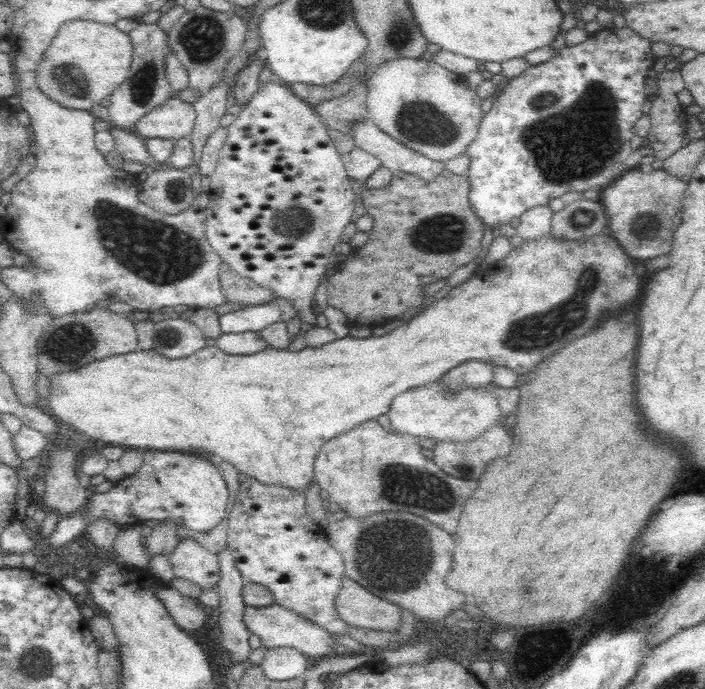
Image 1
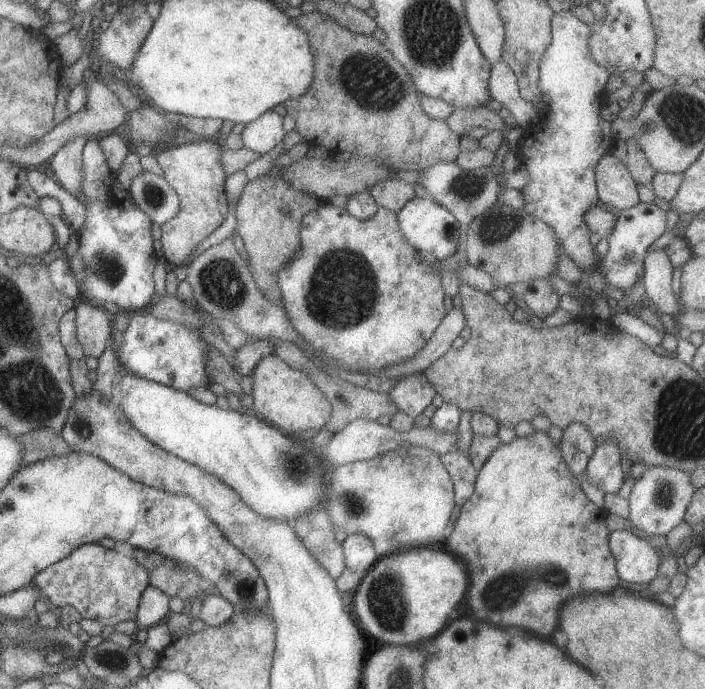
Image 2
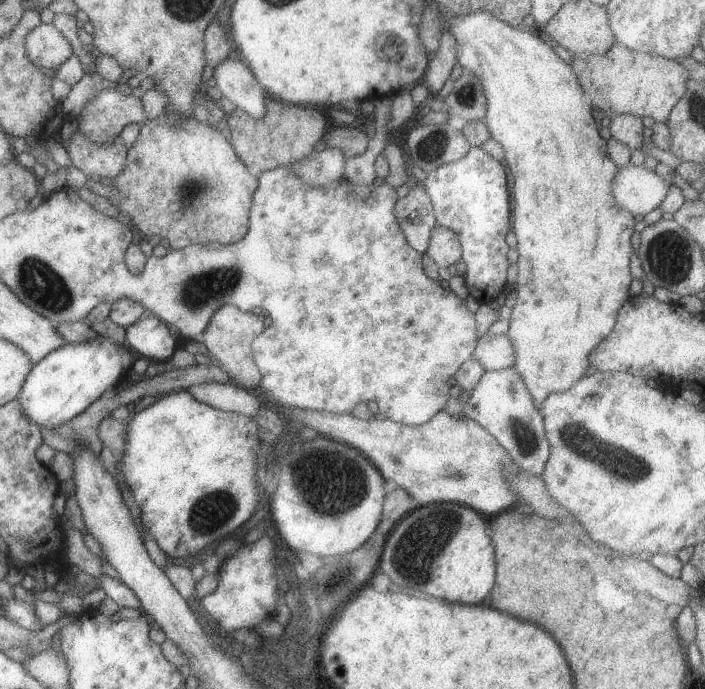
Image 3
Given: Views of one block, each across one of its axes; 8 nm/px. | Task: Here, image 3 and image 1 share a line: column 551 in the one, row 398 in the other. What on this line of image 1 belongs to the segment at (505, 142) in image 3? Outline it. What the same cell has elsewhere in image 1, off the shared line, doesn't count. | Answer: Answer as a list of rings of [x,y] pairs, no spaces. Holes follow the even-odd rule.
[[[602,232],[602,234],[598,234],[594,238],[588,238],[588,240],[558,240],[552,234],[546,234],[538,240],[524,242],[520,248],[514,248],[504,260],[500,260],[496,264],[490,264],[486,272],[482,272],[478,276],[472,276],[472,280],[466,280],[464,284],[454,288],[446,298],[442,298],[436,304],[432,304],[430,308],[426,308],[420,316],[408,320],[406,326],[402,326],[402,328],[396,326],[386,336],[340,338],[340,340],[334,340],[330,344],[322,344],[318,348],[304,348],[300,352],[264,348],[256,354],[238,354],[238,356],[234,356],[234,354],[226,354],[218,346],[206,346],[204,350],[198,350],[196,354],[192,354],[188,358],[176,358],[176,360],[170,360],[170,358],[162,356],[154,348],[152,350],[136,350],[136,352],[130,352],[130,354],[118,354],[118,356],[112,356],[112,358],[102,358],[102,360],[90,362],[86,368],[74,368],[74,370],[68,370],[68,372],[54,374],[50,378],[50,384],[52,384],[50,412],[52,412],[52,416],[58,416],[64,422],[70,422],[76,430],[88,434],[90,438],[96,438],[100,442],[100,446],[108,444],[108,446],[122,446],[122,448],[144,450],[144,452],[146,450],[158,450],[158,452],[190,452],[190,454],[206,454],[206,456],[216,454],[216,458],[222,458],[222,462],[232,464],[238,470],[238,474],[244,474],[246,478],[254,478],[254,482],[262,484],[266,488],[290,488],[290,492],[306,494],[310,490],[310,486],[316,482],[314,462],[320,454],[320,448],[328,440],[360,426],[362,422],[368,422],[368,420],[374,420],[382,414],[388,414],[390,404],[398,394],[404,394],[406,390],[424,386],[428,382],[436,382],[446,372],[450,372],[452,368],[464,364],[466,360],[474,360],[474,358],[482,358],[492,366],[506,366],[506,368],[514,370],[516,374],[530,374],[542,358],[546,358],[546,356],[554,354],[556,350],[560,350],[564,344],[568,344],[572,340],[572,336],[576,338],[578,334],[586,334],[592,326],[596,326],[596,322],[600,320],[598,312],[608,312],[608,316],[626,312],[632,306],[632,302],[642,296],[640,286],[642,286],[642,276],[636,276],[632,256],[622,252],[620,242],[614,240],[608,232]]]

